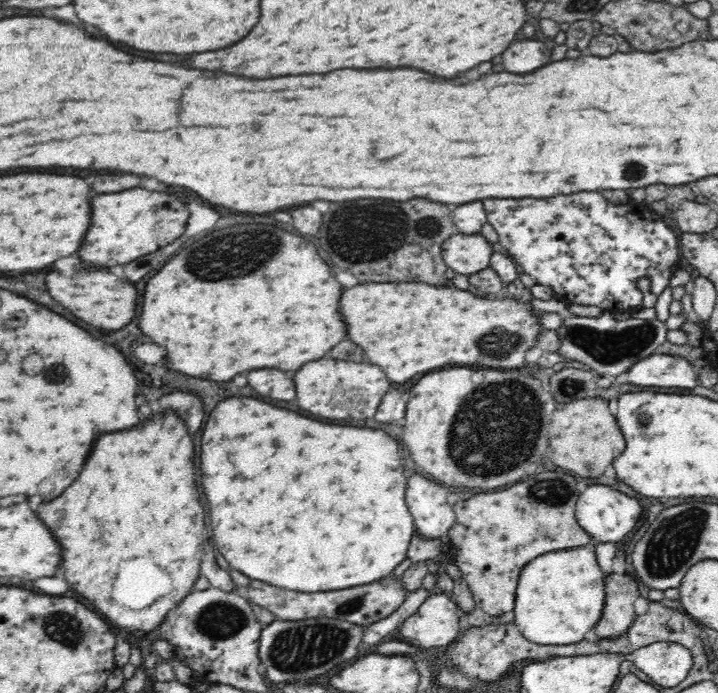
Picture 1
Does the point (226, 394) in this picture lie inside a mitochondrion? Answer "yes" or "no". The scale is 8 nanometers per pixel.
no

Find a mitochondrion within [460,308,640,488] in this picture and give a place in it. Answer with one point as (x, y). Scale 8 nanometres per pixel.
(501, 344)

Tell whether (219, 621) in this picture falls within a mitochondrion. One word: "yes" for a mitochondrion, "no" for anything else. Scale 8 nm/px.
yes

